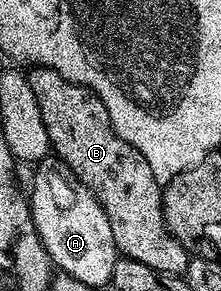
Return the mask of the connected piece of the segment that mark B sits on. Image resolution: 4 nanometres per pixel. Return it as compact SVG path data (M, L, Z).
M33 66L27 71L34 100L42 112L42 124L50 136L51 153L62 159L86 184L110 220L117 251L163 274L183 275L188 268L189 247L183 246L166 228L162 184L150 172L146 156L138 152L112 127L106 104L87 86L66 80L54 68Z

